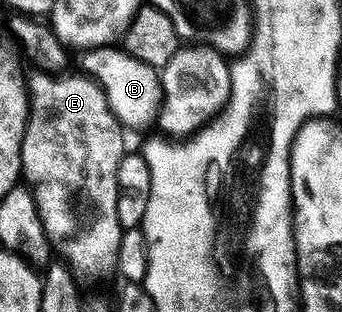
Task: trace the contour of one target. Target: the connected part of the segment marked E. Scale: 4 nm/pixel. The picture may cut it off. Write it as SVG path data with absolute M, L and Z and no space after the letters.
M40 70L27 76L29 121L21 147L21 174L31 189L50 245L62 252L74 273L97 276L117 267L122 226L115 214L119 162L127 155L123 125L112 112L101 85L85 74L54 74Z

